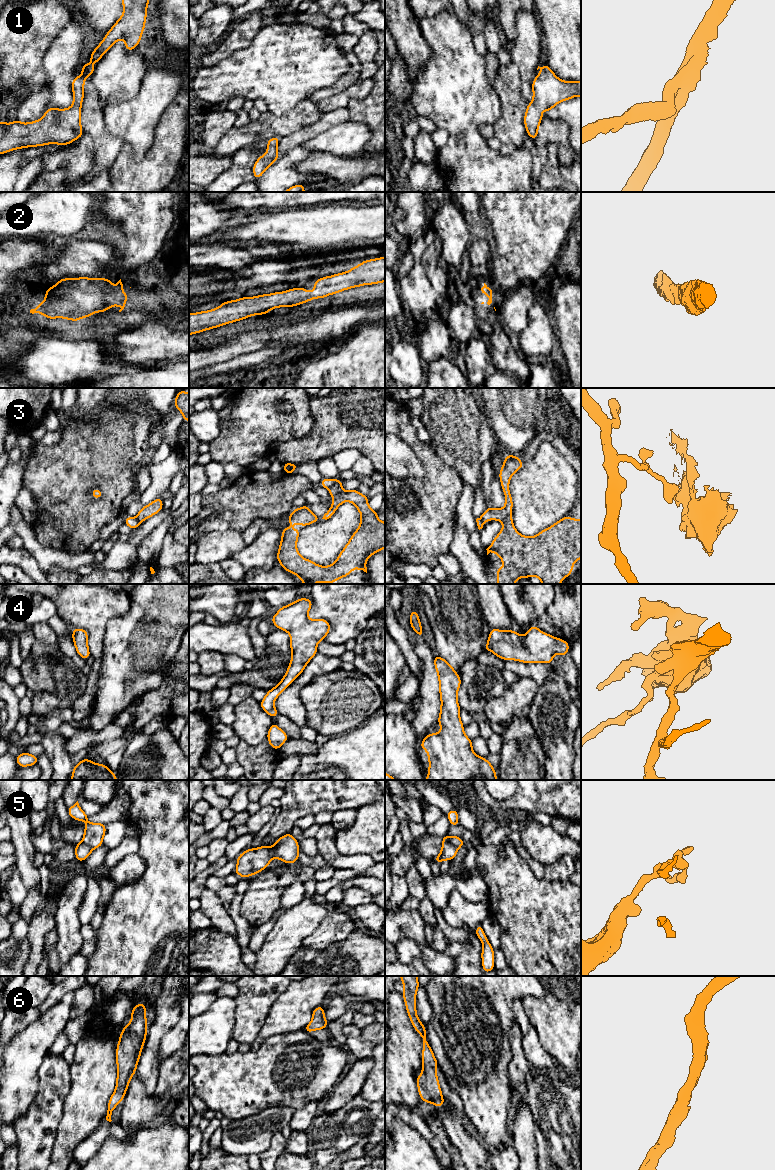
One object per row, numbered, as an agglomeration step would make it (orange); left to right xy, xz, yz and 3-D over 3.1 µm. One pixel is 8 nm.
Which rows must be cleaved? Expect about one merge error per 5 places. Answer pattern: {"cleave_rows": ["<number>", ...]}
{"cleave_rows": ["3", "5"]}

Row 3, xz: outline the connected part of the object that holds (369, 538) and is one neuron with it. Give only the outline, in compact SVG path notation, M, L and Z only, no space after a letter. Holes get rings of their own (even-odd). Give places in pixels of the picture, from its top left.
M338 480L328 489L333 501L322 519L331 518L342 503L349 501L360 512L361 520L358 529L332 565L320 566L298 553L300 530L285 527L281 531L277 561L286 571L296 574L303 584L336 583L338 578L345 578L352 570L363 570L367 573L367 559L385 548L385 522L381 522L378 512L369 507L368 496L364 496L357 489L344 491L342 484L343 481Z

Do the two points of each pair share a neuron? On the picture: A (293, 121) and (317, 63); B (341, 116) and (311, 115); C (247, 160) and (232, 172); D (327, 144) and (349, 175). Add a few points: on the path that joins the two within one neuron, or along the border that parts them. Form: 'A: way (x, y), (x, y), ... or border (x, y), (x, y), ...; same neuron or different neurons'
A: border (307, 98), (299, 101), (281, 114); different neurons
B: border (322, 115), (312, 124), (301, 128); different neurons
C: way (243, 164), (236, 171); same neuron
D: border (315, 151), (330, 152), (336, 156), (350, 158); different neurons

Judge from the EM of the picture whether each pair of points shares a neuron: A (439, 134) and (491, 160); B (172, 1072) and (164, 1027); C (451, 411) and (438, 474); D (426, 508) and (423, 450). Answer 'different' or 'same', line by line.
A: different
B: different
C: different
D: same

